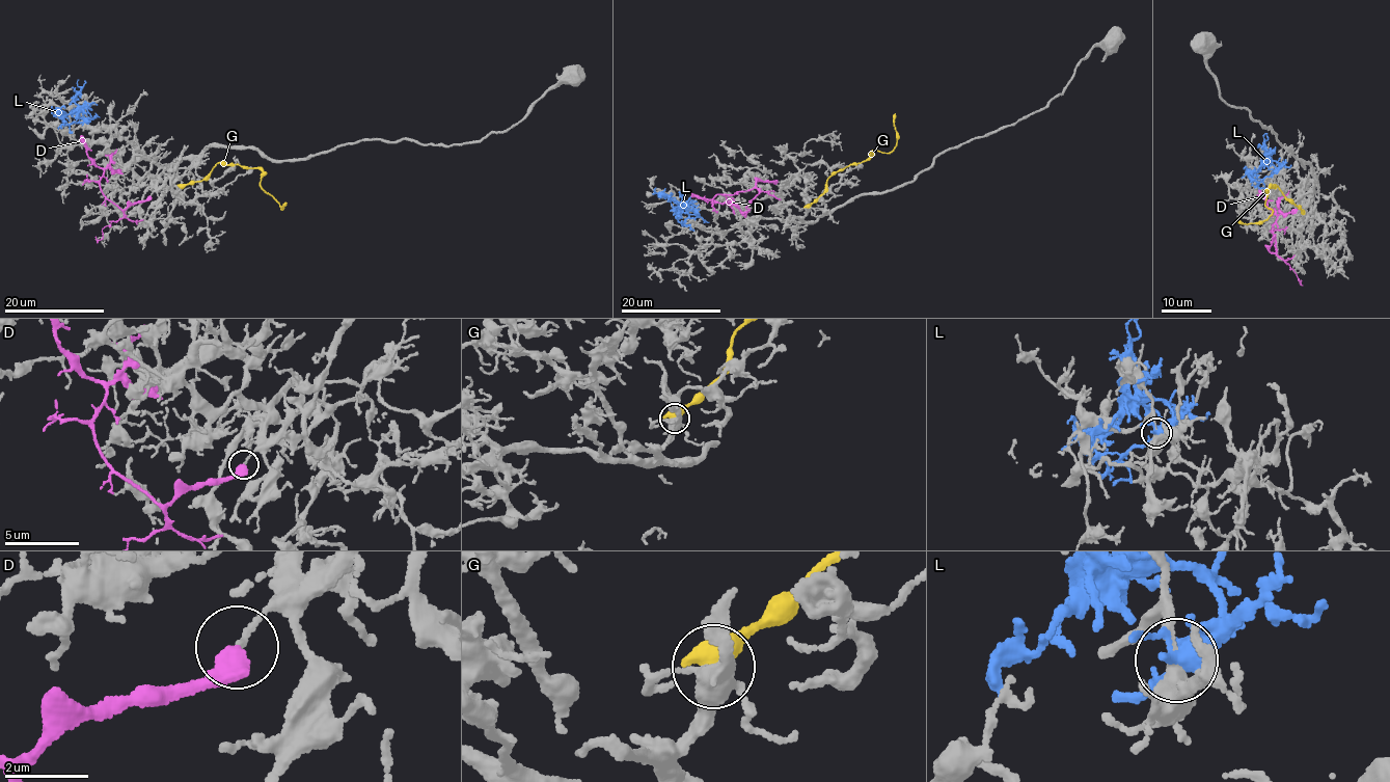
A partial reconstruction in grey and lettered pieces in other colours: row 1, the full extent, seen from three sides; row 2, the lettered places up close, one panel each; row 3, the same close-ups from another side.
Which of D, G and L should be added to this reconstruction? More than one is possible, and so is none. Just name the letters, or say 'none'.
none

